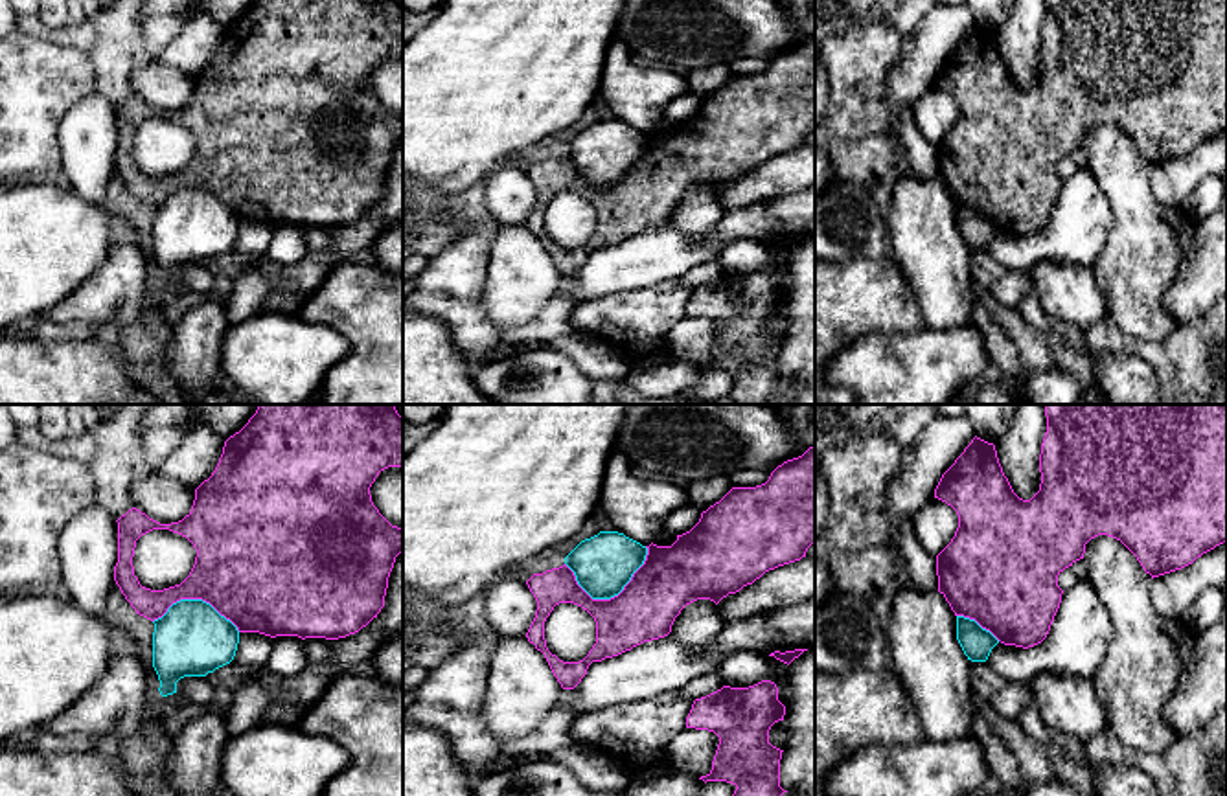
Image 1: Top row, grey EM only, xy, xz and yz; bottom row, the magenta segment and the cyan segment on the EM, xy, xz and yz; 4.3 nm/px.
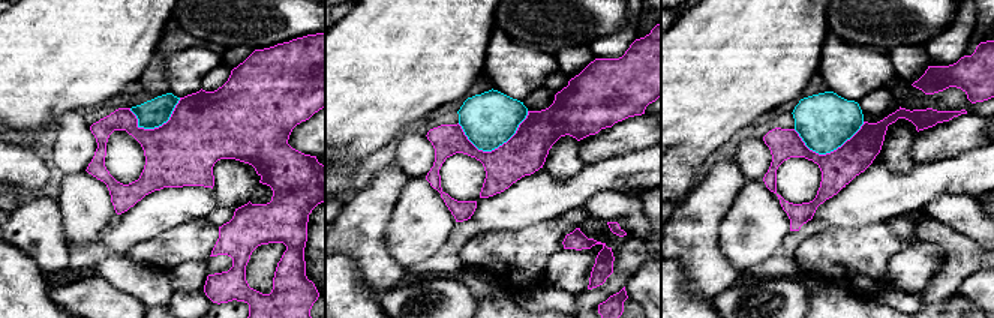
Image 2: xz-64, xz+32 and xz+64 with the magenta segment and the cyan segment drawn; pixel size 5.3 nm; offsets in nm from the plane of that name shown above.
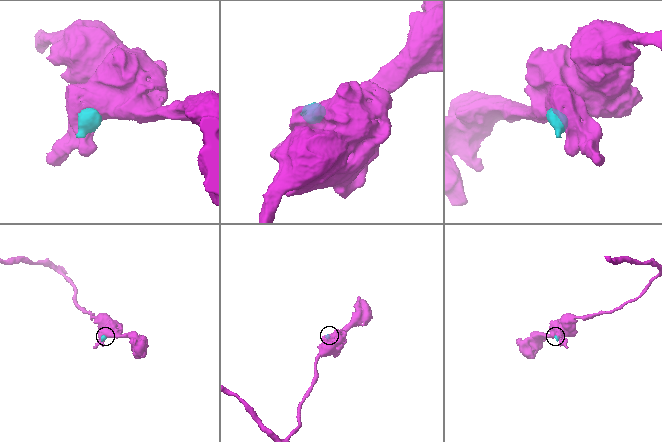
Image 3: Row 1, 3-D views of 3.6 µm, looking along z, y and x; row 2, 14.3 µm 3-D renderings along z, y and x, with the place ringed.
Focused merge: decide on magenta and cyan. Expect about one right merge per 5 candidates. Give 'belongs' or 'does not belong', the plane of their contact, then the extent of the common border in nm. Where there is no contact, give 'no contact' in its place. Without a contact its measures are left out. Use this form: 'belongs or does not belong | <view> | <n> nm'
does not belong | xz | 380 nm

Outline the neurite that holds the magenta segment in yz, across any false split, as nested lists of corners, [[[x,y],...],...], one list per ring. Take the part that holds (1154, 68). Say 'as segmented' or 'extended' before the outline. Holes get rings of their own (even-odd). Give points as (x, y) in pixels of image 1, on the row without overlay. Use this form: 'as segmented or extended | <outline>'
as segmented | [[[1045,0],[1045,4],[1047,20],[1039,42],[1041,72],[1039,79],[1030,88],[1023,88],[1014,81],[999,51],[995,33],[977,24],[942,63],[935,77],[935,86],[951,94],[958,103],[955,125],[936,143],[938,180],[946,186],[955,204],[975,208],[1001,232],[1023,237],[1034,235],[1047,226],[1063,182],[1058,175],[1058,164],[1076,149],[1084,147],[1085,132],[1091,127],[1107,123],[1120,129],[1137,145],[1152,167],[1181,158],[1203,142],[1227,131],[1227,0]]]

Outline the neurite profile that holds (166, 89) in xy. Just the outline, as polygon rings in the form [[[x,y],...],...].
[[[149,61],[131,75],[134,96],[160,112],[171,112],[189,103],[195,79],[167,64]]]

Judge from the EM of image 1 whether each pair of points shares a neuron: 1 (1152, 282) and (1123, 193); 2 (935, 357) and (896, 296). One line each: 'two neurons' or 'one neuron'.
1: one neuron
2: two neurons

